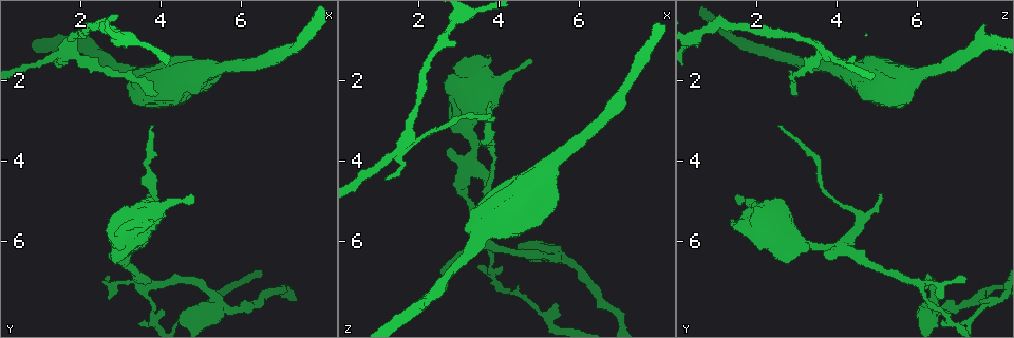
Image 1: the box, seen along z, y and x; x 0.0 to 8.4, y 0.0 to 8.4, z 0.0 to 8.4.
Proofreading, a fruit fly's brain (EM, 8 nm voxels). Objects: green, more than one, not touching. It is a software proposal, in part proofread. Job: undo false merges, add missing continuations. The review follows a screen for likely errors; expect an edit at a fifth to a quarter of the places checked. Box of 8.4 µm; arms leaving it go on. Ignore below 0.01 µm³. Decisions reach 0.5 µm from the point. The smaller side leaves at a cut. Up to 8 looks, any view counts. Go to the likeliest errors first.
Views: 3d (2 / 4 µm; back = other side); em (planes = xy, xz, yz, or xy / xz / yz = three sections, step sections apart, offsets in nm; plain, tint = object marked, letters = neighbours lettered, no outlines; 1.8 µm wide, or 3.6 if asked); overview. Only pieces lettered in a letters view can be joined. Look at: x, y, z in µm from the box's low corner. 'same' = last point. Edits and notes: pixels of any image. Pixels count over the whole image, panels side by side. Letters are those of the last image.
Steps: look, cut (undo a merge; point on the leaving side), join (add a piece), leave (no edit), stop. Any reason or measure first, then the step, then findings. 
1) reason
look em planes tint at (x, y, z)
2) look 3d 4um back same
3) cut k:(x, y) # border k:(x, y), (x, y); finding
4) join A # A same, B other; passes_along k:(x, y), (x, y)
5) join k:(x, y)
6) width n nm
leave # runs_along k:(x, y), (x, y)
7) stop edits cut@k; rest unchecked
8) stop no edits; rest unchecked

four-way junction
look 3d 2um at (3.60, 7.00, 6.00)

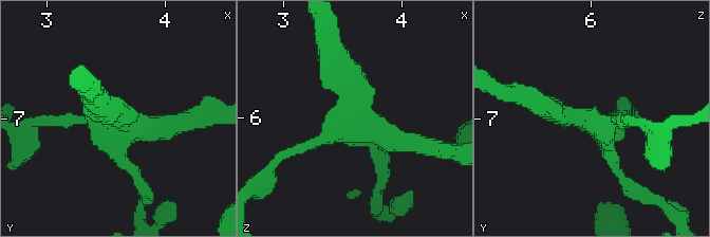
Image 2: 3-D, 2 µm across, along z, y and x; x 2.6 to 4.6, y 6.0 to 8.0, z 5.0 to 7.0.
arms 4; now the EM
look em planes plain at (3.66, 7.04, 5.96)

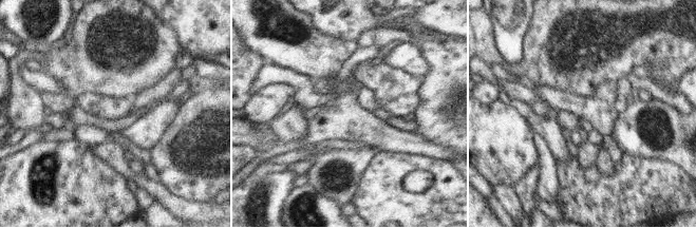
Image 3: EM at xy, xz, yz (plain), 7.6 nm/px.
what lies round it
look em planes letters same

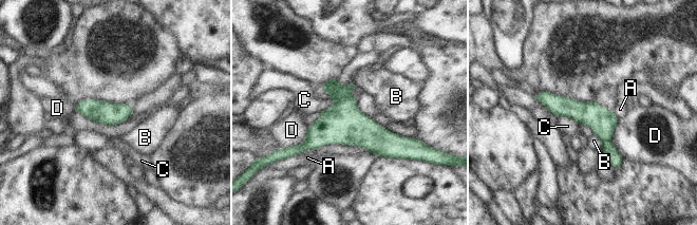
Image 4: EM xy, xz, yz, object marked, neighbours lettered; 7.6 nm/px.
longest_contact A 500 nm
cut 4:(609, 150) # A other, B other, C other, D other; border 4:(609, 139), (605, 139), (602, 143); two neurons meet here

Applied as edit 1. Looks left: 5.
look overview

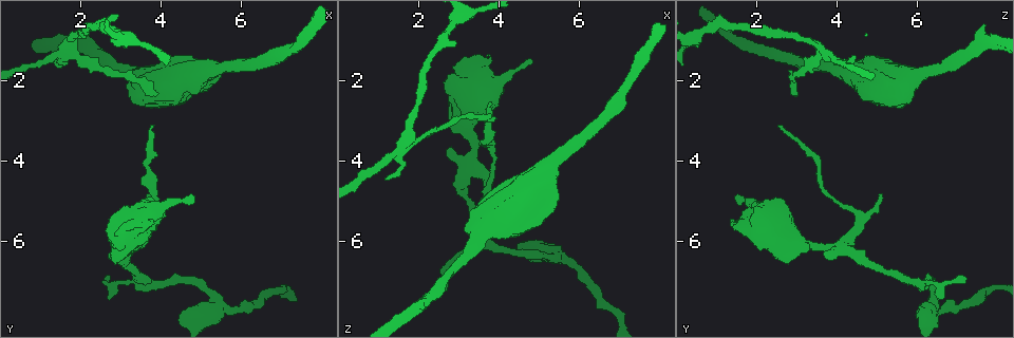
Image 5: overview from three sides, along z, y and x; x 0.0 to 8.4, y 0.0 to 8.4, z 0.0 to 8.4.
branch stops here
look em planes tint at (3.90, 2.30, 3.00)

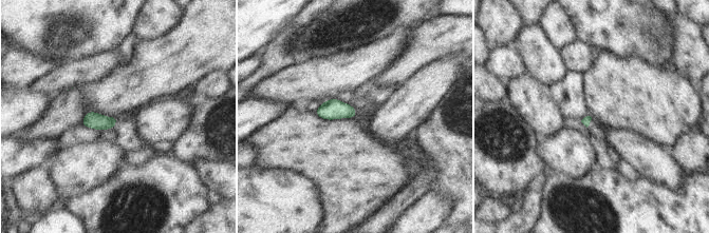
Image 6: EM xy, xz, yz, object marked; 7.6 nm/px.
what lies round it
look em planes letters same

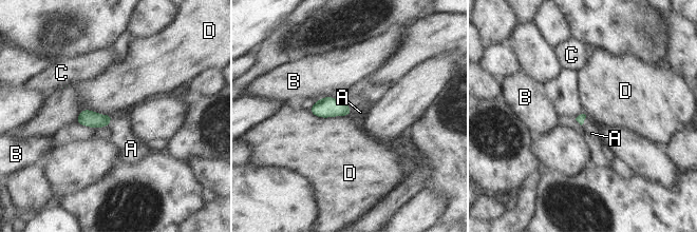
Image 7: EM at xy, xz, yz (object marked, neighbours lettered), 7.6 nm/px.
join A # A same, B other, C other, D other; it goes on there

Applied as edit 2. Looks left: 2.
redraw
look overview

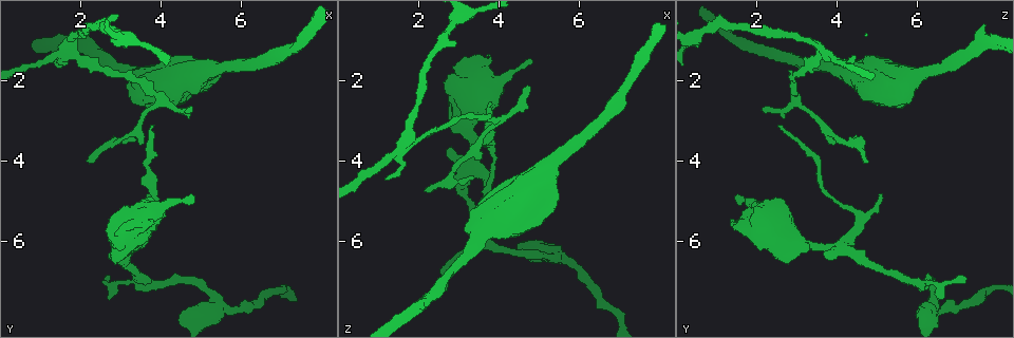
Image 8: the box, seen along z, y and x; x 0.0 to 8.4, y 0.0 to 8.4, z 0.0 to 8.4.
branch stops here
look em planes letters at (3.70, 4.85, 5.10)

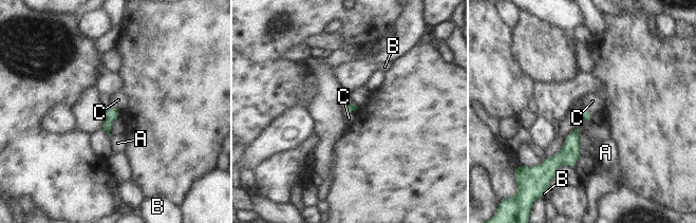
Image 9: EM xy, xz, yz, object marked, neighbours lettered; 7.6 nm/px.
join C # A other, B other, C same; passes_along 9:(346, 110), (349, 113), (349, 118); it goes on there

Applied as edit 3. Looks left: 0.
stop edits cut@4, join@7, join@9; rest unchecked

